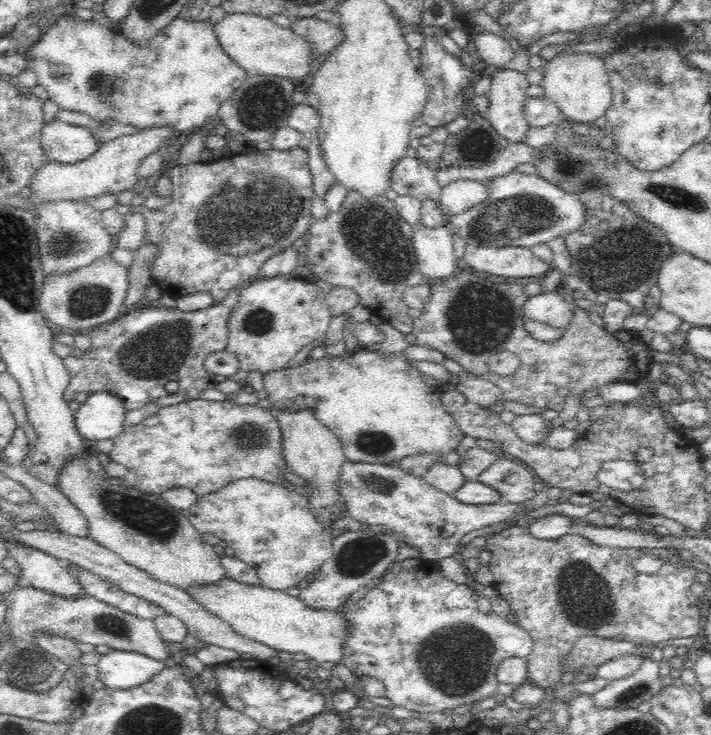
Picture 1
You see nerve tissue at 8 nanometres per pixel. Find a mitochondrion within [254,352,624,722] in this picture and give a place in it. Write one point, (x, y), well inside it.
(458, 659)

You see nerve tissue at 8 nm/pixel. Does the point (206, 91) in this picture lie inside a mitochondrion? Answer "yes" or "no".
no

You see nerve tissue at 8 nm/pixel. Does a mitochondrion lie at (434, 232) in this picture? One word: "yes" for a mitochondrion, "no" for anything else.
no

